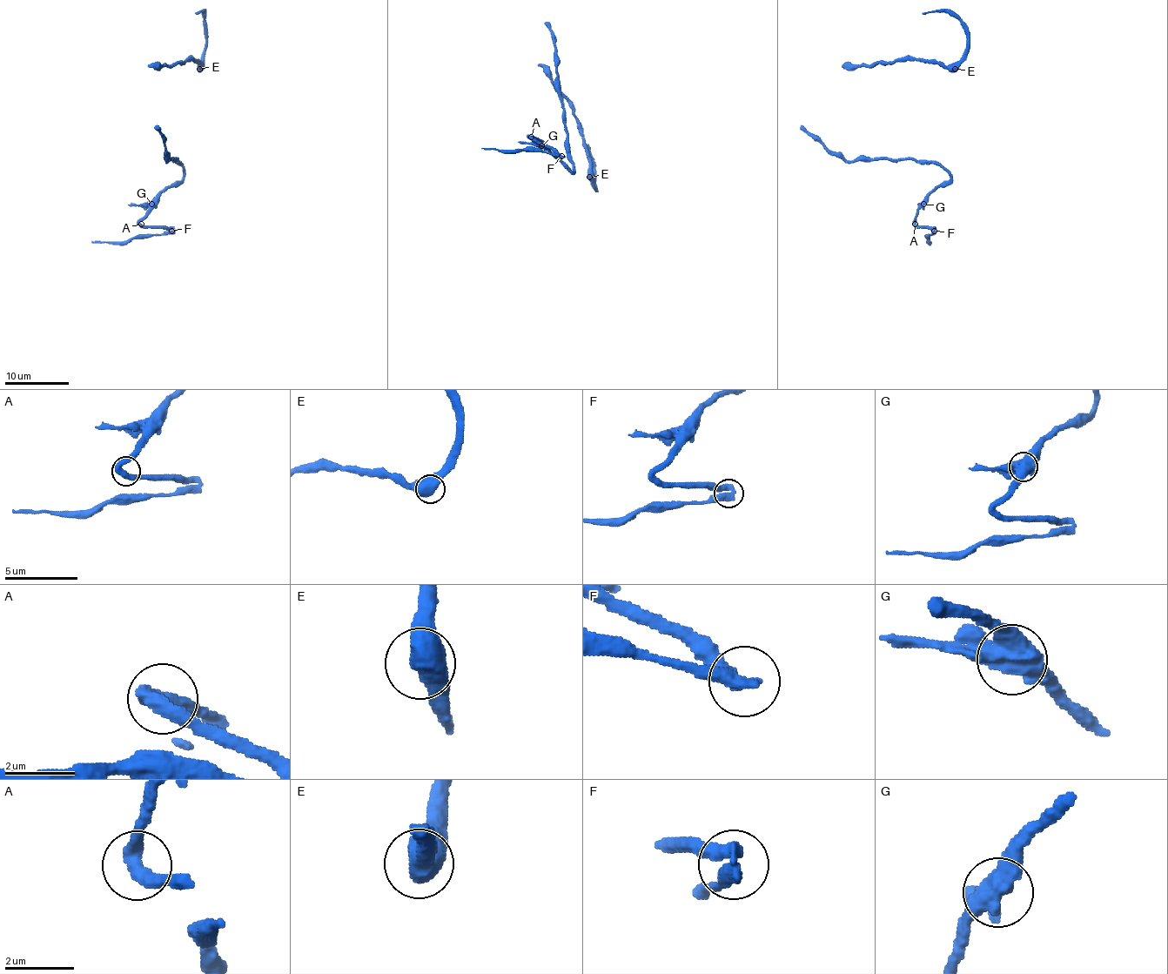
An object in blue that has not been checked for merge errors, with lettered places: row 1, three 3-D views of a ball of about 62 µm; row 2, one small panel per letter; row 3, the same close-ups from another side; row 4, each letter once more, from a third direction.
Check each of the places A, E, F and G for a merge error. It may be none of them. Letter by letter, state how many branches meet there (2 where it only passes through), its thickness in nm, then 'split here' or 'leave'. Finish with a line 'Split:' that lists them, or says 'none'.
A: branches 2; calibre 440 nm; leave
E: branches 3; calibre 460 nm; leave
F: branches 2; calibre 420 nm; split here
G: branches 3; calibre 550 nm; split here
Split: F, G

